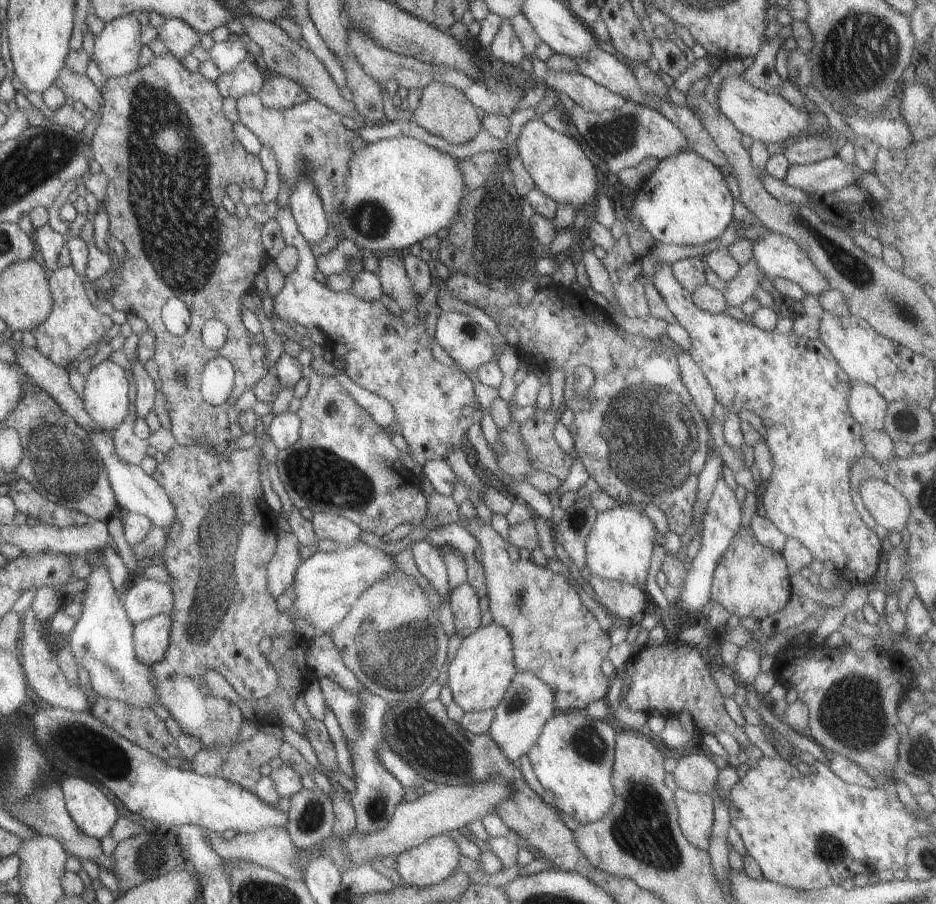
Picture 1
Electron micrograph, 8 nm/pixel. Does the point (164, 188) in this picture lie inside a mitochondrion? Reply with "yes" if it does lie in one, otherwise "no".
yes

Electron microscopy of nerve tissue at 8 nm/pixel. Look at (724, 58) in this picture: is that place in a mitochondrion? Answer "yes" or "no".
no

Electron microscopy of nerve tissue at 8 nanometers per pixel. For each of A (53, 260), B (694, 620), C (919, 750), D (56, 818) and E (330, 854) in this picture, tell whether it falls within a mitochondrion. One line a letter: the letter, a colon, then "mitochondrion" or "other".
A: other
B: other
C: mitochondrion
D: other
E: other

